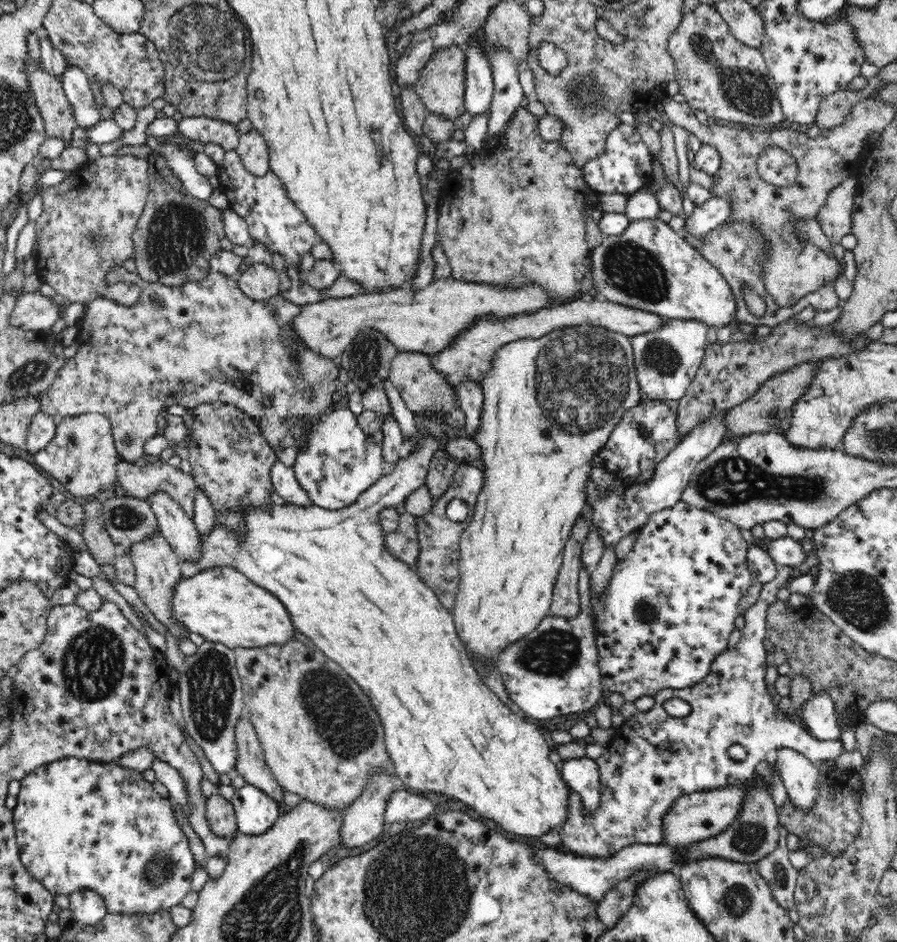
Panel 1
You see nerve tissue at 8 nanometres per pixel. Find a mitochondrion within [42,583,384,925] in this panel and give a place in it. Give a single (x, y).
(343, 723)

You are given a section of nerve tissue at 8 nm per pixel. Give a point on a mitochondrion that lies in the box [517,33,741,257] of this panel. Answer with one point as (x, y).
(586, 92)

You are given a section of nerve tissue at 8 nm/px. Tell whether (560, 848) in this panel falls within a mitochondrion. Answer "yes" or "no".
no

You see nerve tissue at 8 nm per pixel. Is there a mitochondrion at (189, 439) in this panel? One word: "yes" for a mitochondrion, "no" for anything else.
no

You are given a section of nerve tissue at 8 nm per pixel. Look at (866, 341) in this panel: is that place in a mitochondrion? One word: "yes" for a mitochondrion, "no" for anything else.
no

